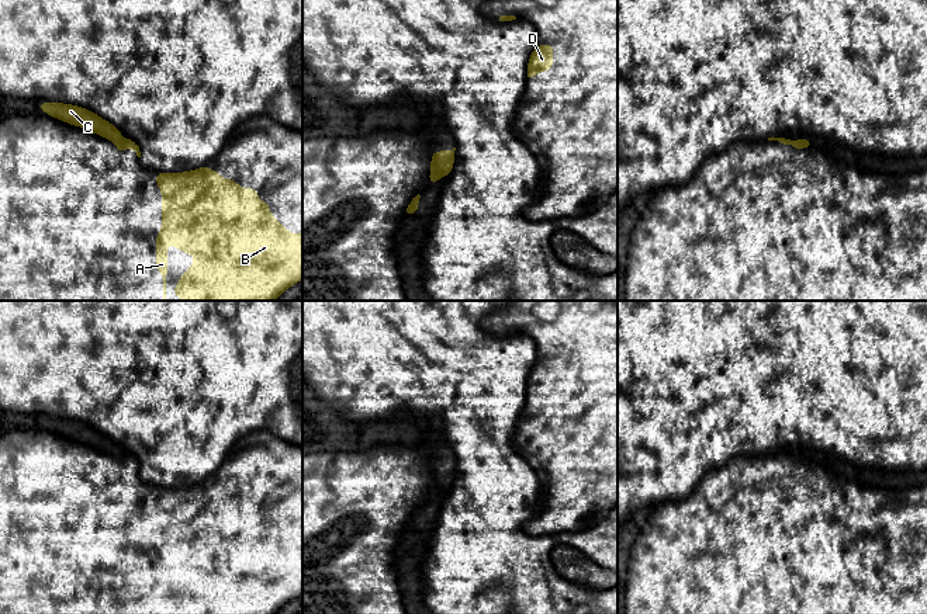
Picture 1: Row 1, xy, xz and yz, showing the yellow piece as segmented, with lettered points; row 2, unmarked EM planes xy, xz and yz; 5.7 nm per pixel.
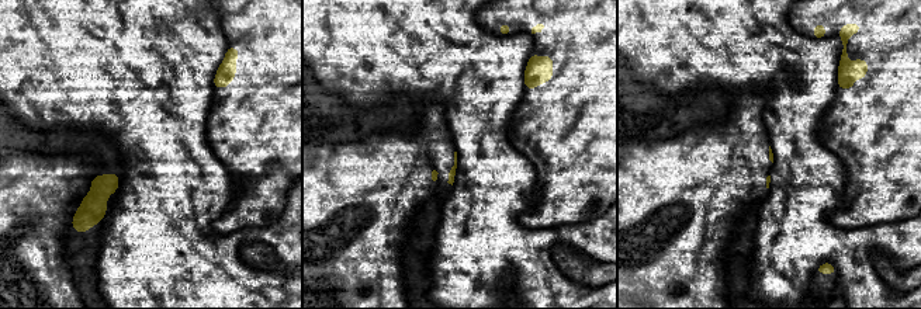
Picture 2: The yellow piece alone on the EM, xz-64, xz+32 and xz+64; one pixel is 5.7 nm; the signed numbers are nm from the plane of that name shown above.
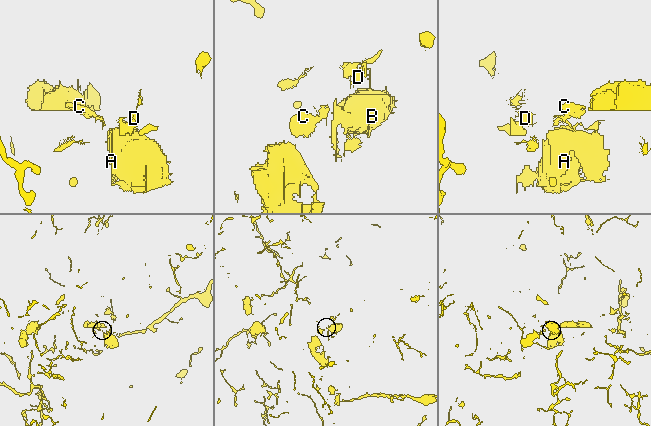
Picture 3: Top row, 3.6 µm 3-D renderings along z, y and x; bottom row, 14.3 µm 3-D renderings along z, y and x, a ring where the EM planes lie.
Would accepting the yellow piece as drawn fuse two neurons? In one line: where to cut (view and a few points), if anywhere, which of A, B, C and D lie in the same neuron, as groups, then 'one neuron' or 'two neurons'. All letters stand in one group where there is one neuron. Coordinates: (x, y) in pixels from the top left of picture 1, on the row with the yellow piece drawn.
xz (432, 169), (442, 174) | A B D / C | two neurons

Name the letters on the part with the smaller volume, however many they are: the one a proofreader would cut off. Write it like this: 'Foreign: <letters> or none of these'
Foreign: C

